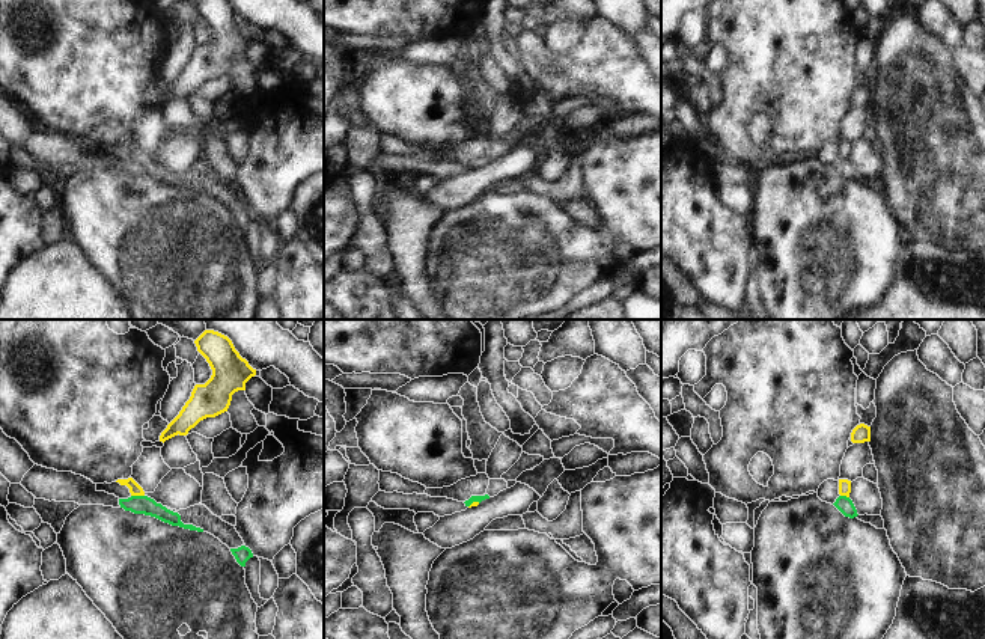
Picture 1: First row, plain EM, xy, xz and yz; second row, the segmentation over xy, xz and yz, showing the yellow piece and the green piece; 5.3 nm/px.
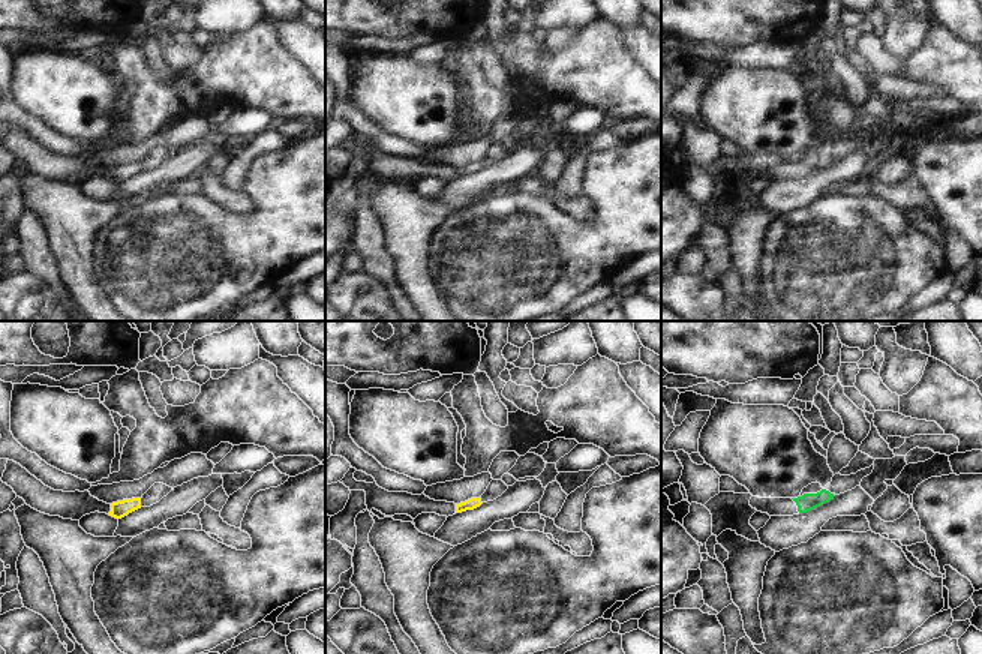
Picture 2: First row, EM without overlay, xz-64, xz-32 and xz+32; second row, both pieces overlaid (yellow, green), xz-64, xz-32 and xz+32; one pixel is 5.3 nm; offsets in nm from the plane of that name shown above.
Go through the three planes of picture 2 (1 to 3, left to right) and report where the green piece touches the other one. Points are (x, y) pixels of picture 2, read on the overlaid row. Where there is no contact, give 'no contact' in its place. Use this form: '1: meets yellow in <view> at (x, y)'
1: no contact
2: no contact
3: no contact

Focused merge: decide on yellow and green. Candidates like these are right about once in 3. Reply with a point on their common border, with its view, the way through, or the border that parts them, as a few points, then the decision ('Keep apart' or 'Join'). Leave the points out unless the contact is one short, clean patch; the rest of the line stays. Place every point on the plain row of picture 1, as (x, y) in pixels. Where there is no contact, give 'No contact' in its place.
Touches yellow at xy (137, 157). Boundary: xy (131, 157), (143, 158). Keep apart

